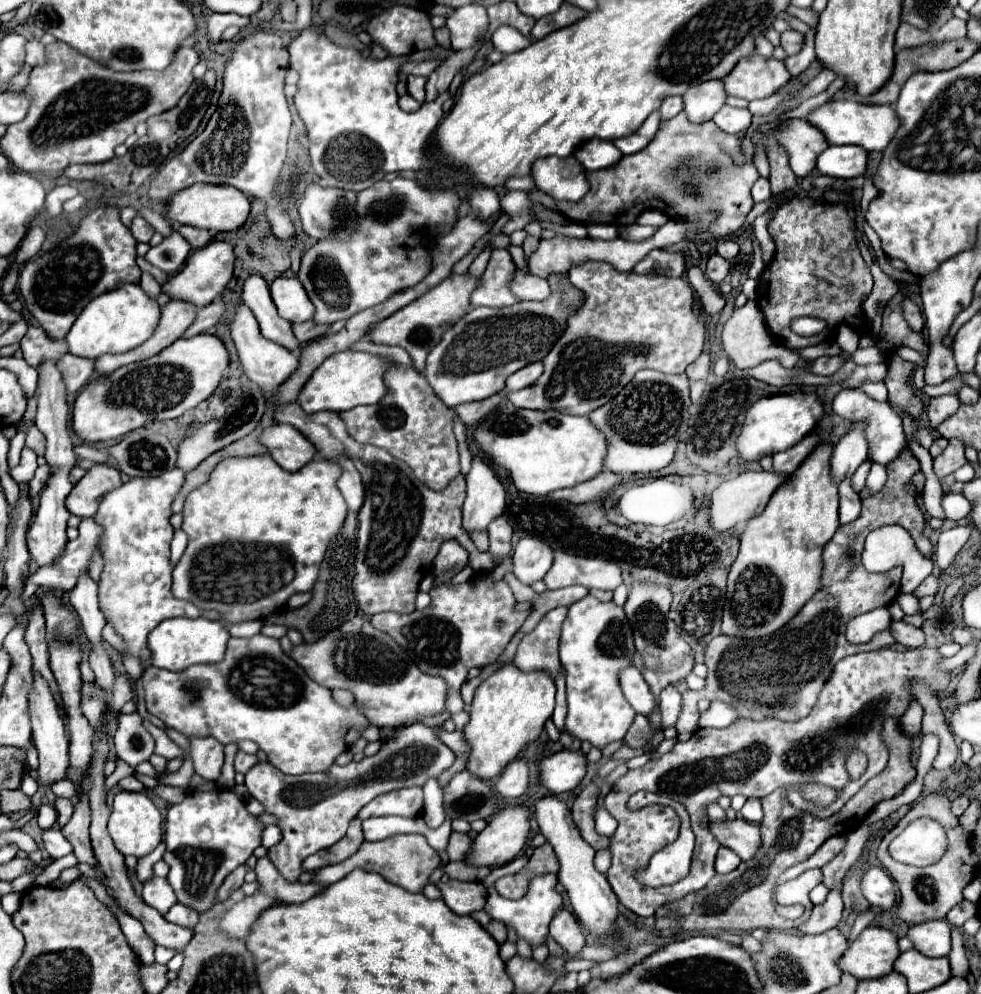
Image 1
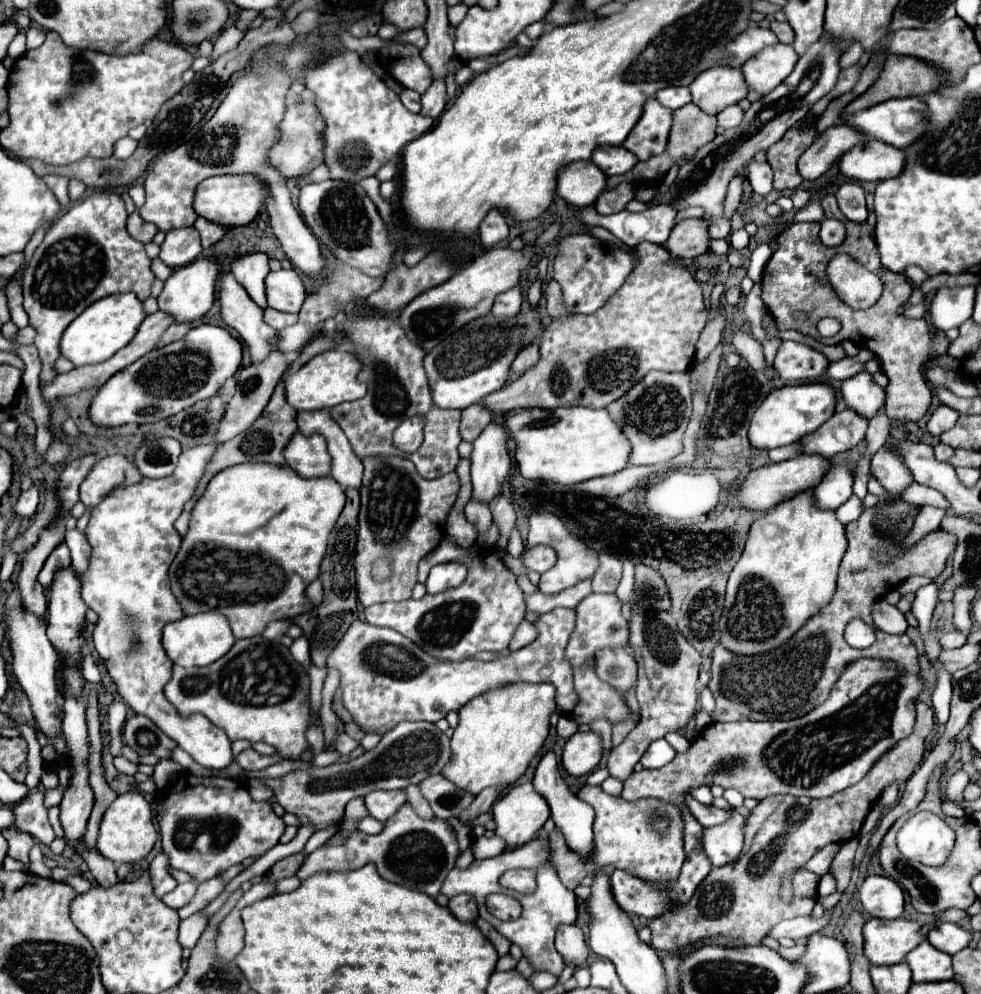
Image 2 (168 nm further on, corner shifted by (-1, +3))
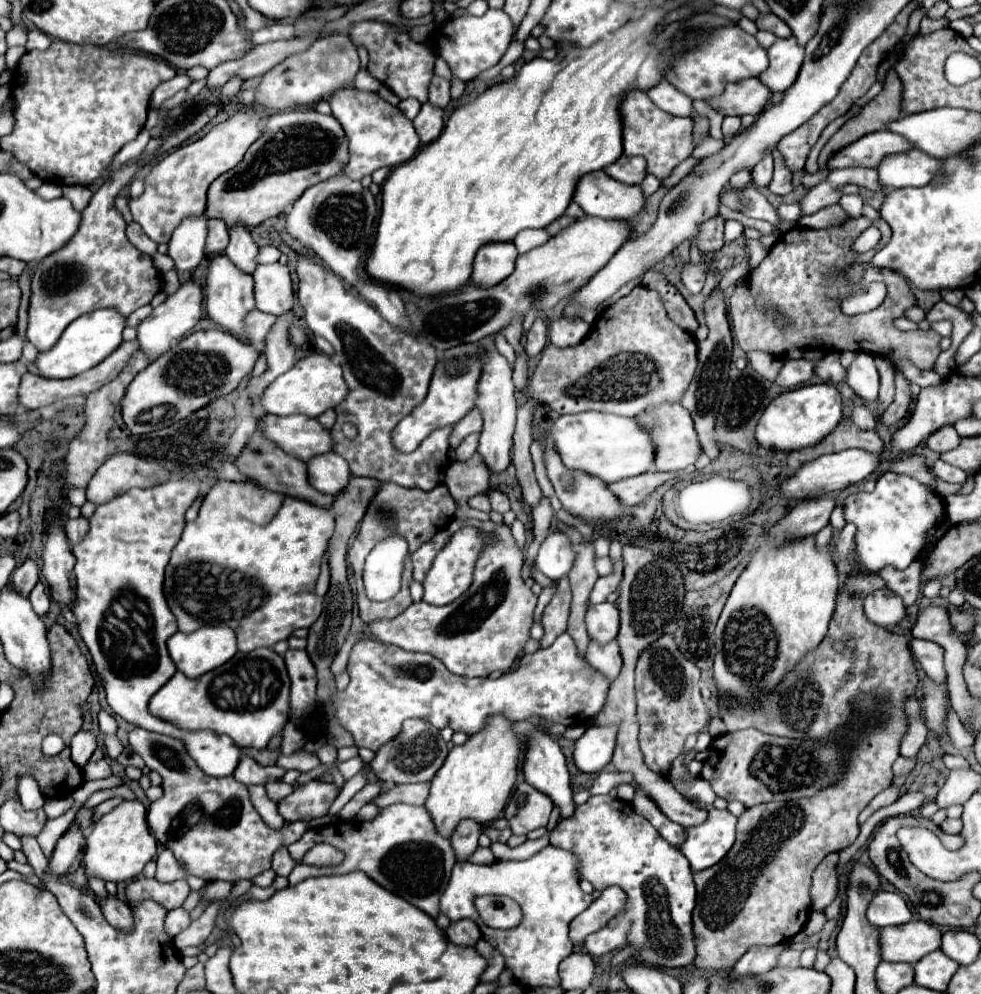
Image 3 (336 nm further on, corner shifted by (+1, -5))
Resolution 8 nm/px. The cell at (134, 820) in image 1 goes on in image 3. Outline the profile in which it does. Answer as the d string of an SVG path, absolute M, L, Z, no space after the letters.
M124 800L114 810L104 814L86 836L86 850L84 850L84 872L86 876L100 878L104 882L130 882L138 876L148 860L156 856L156 838L152 836L148 822L146 822L146 808L134 800Z

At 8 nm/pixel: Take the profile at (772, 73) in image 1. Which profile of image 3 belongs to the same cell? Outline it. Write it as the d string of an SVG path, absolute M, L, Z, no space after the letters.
M788 36L784 40L778 38L768 48L768 56L770 66L758 78L772 92L788 90L792 86L792 80L796 80L796 72L800 72L800 64L804 60L804 46L800 46L794 36Z

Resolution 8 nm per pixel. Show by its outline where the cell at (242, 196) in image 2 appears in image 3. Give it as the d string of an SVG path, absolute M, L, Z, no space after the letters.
M316 110L272 114L262 136L248 148L244 160L236 168L218 176L210 186L206 214L224 220L228 228L234 224L254 228L266 218L282 214L306 188L340 174L346 162L348 138L334 116L324 116Z

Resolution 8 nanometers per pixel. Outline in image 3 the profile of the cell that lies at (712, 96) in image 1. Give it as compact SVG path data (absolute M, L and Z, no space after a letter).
M746 78L726 84L724 94L708 100L708 104L724 116L758 116L770 102L770 88L760 84L760 78Z

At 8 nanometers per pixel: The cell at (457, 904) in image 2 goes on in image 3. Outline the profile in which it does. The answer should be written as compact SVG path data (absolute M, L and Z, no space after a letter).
M472 920L452 922L446 934L448 934L448 940L458 946L474 946L476 940L480 940L480 930L476 924L472 924Z

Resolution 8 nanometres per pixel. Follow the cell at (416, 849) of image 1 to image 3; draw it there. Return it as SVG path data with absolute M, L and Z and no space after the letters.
M398 802L388 808L382 808L374 820L368 820L364 824L360 824L360 820L350 820L350 822L334 820L334 824L320 826L320 842L328 842L344 850L346 860L335 867L303 864L304 854L314 844L318 844L318 830L310 828L298 842L288 846L290 856L296 860L296 868L288 876L290 885L294 886L308 877L342 875L354 870L362 870L386 890L408 900L412 906L420 908L422 912L428 912L428 916L432 916L434 920L440 914L440 896L450 880L456 858L450 840L442 838L436 832L432 818L428 816L424 806Z

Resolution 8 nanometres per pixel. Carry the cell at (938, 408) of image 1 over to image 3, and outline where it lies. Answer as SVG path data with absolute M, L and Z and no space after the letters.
M944 426L940 428L938 432L934 432L930 438L928 438L928 448L942 454L942 452L948 452L952 448L956 448L960 444L960 436L956 434L954 426Z

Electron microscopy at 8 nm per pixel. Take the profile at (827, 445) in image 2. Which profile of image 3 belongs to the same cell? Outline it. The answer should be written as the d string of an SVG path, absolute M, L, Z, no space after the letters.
M856 406L852 412L852 422L862 430L874 430L878 420L880 420L880 416L868 406Z

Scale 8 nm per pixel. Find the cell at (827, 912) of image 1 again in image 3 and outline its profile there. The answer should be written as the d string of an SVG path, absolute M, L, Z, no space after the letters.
M756 946L750 948L732 968L730 976L740 978L740 976L760 976L772 968L776 968L778 956L784 950L784 946Z

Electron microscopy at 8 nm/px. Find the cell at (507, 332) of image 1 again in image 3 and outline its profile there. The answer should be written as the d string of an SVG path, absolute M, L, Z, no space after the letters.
M462 344L462 346L446 350L444 356L440 358L436 370L434 370L426 400L422 404L418 404L412 410L412 414L406 416L394 428L394 432L392 432L394 446L400 452L412 452L436 428L452 426L458 420L462 420L474 408L474 400L478 396L476 394L476 384L478 384L480 372L482 372L482 364L480 364L480 348L478 348L478 344Z

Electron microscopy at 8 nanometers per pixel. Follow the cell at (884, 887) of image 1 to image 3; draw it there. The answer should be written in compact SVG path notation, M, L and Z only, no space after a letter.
M880 890L874 900L870 902L870 908L866 912L866 918L874 926L898 926L912 920L912 912L902 898L900 892L884 892Z

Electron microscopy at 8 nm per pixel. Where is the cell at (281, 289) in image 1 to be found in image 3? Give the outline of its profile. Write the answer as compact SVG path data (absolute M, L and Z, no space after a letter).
M280 262L260 264L252 276L254 276L254 300L258 310L274 316L292 310L294 296L288 266Z

